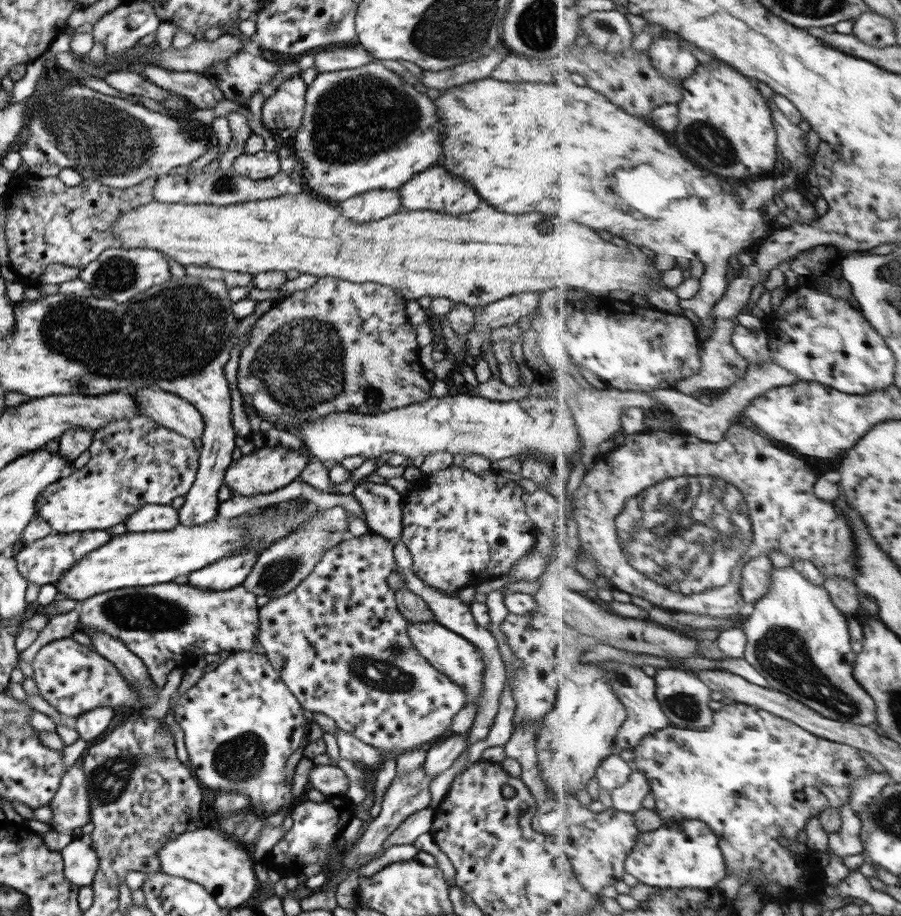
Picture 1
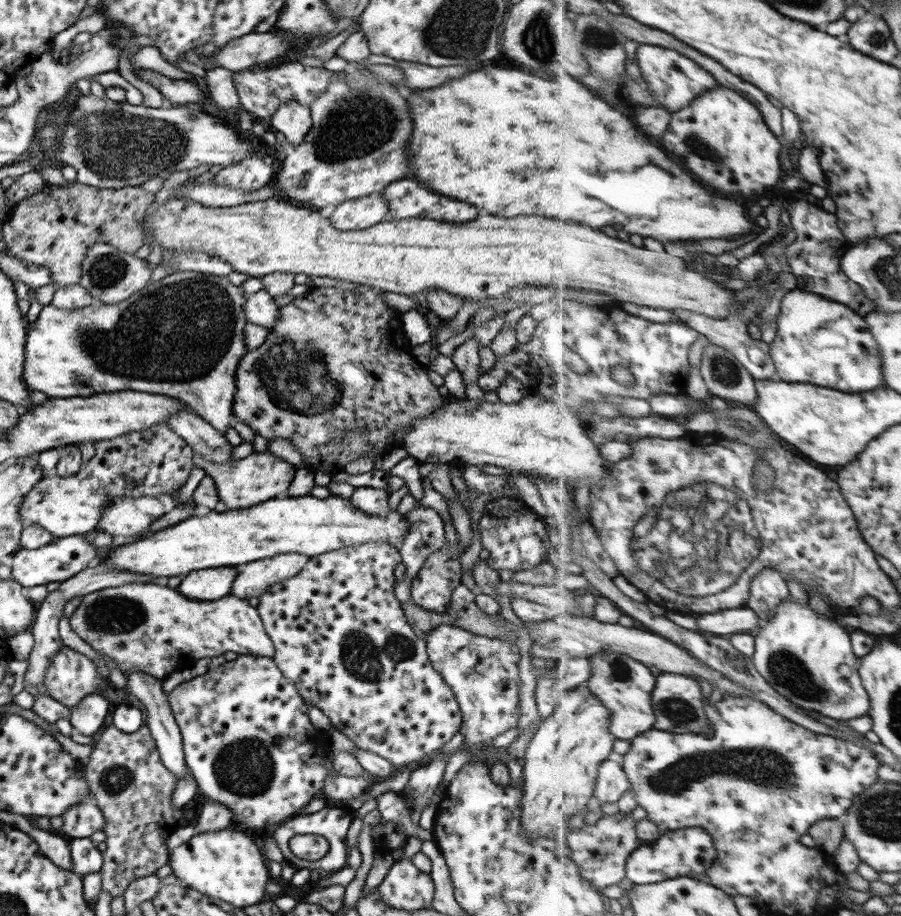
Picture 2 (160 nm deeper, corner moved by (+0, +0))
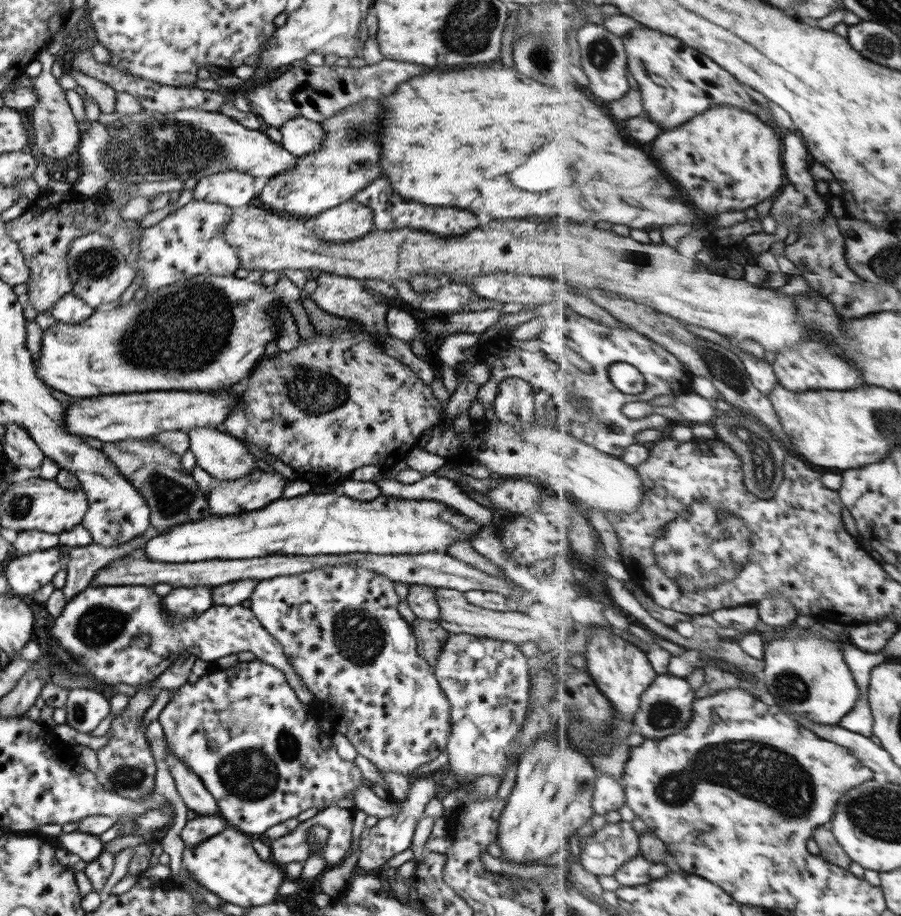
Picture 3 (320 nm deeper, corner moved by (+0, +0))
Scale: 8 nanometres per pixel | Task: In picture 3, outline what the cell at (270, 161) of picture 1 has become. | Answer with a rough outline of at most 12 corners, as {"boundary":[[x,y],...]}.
{"boundary":[[237,171],[203,176],[192,200],[233,210],[255,203],[253,176]]}

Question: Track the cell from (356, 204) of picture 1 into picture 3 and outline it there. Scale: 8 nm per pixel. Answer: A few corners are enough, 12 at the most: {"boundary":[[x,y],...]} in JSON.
{"boundary":[[350,201],[314,218],[325,242],[355,241],[373,228],[371,211]]}

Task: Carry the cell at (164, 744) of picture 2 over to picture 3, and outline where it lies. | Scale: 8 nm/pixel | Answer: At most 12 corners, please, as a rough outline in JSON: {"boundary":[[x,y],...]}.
{"boundary":[[168,748],[164,759],[186,808],[218,815],[215,799]]}

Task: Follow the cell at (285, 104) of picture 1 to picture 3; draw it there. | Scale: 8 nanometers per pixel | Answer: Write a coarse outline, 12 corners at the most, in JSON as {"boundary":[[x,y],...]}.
{"boundary":[[301,116],[278,130],[279,144],[293,157],[313,153],[322,126]]}

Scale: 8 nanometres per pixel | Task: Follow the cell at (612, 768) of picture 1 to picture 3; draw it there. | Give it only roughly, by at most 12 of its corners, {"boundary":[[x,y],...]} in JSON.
{"boundary":[[607,775],[597,778],[592,800],[599,815],[627,803],[624,783]]}

